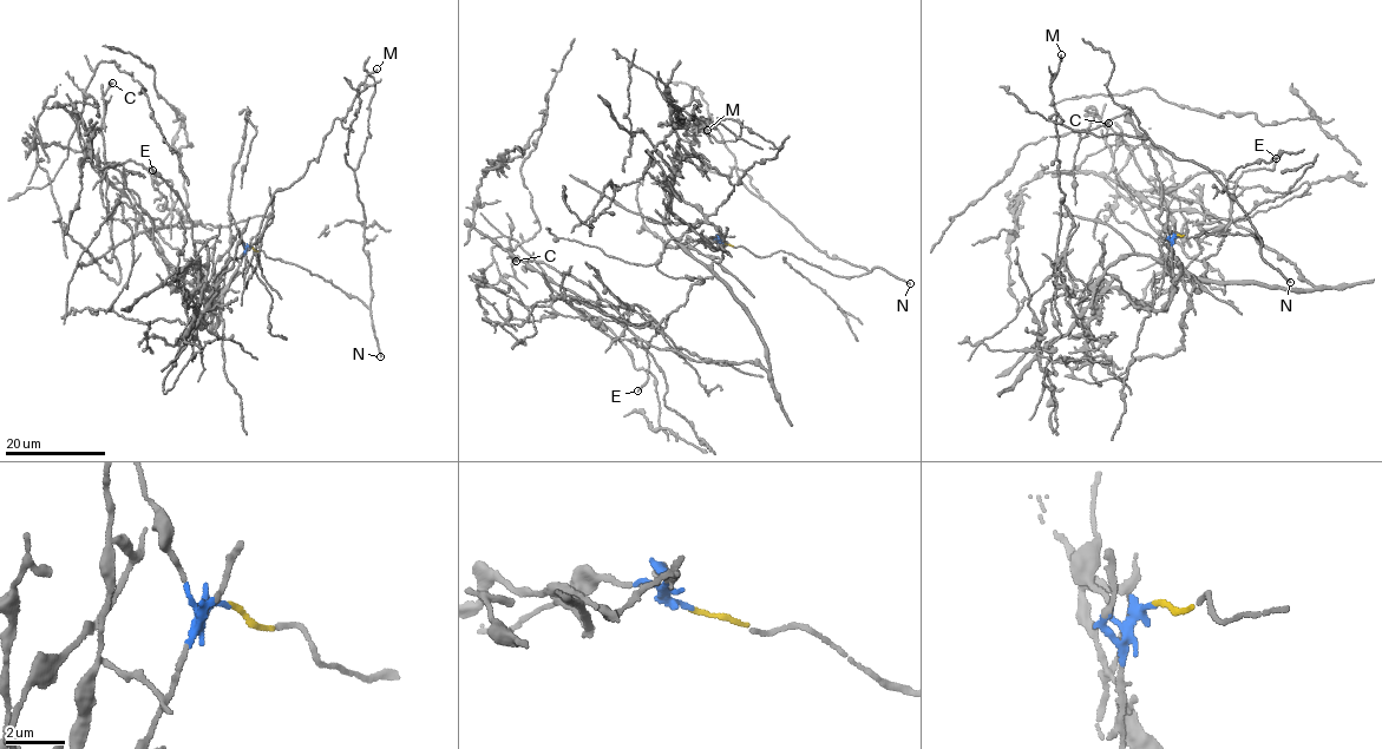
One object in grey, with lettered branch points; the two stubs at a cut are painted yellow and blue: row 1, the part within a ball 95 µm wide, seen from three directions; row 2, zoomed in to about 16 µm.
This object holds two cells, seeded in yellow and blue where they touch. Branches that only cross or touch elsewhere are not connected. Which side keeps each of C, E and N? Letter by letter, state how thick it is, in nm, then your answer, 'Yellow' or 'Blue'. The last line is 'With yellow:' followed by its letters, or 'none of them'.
C: Thickness 130 nm. Blue
E: Thickness 150 nm. Blue
N: Thickness 190 nm. Yellow
With yellow: N

